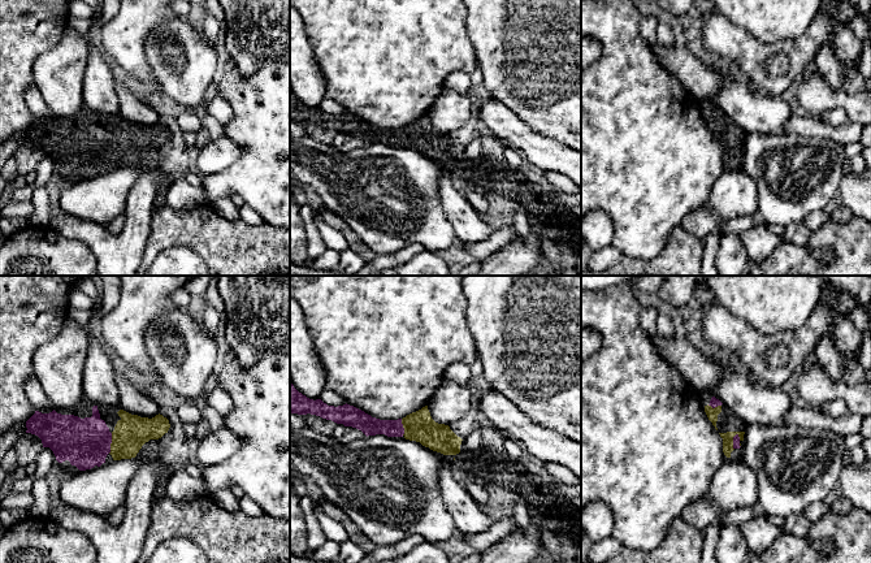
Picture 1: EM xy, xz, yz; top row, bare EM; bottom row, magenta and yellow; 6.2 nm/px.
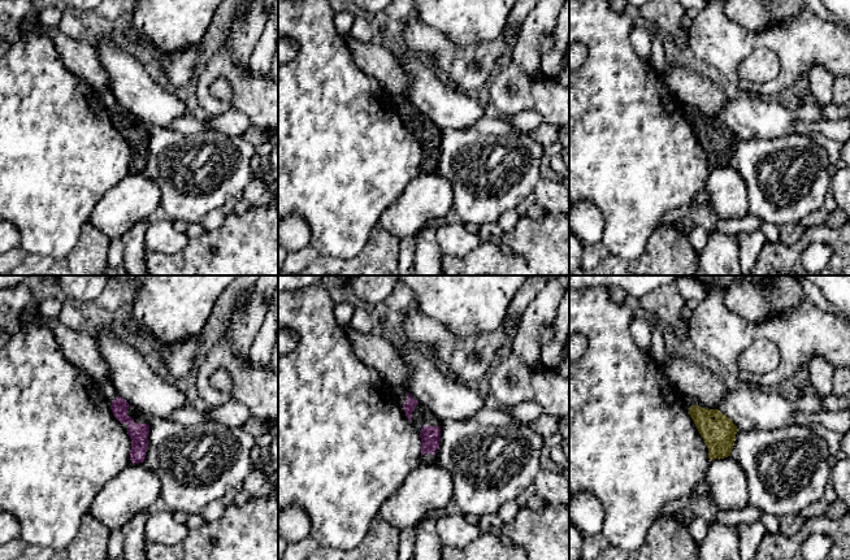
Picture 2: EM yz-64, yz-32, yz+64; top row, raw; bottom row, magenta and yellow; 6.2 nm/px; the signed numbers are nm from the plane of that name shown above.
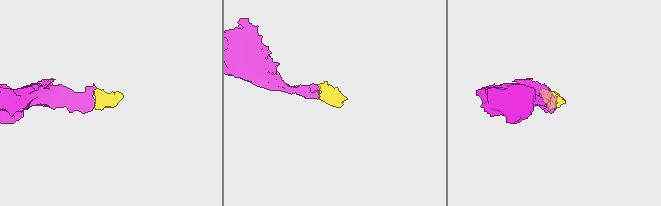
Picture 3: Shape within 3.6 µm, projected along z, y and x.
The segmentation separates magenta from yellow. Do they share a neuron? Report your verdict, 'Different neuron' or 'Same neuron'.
Same neuron

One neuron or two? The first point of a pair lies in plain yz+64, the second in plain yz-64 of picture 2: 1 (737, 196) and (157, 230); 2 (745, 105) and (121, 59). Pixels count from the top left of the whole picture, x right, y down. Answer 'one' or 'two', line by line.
1: two
2: one

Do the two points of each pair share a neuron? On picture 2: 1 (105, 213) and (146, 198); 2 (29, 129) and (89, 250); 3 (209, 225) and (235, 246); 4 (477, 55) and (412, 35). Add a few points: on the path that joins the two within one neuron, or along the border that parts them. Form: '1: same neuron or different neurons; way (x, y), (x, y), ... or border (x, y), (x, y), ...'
1: same neuron; way (116, 213), (135, 198)
2: different neurons; border (87, 221), (78, 242), (63, 257)
3: different neurons; border (226, 216), (216, 229), (208, 231)
4: same neuron; way (462, 55), (446, 55), (437, 46), (428, 42)

